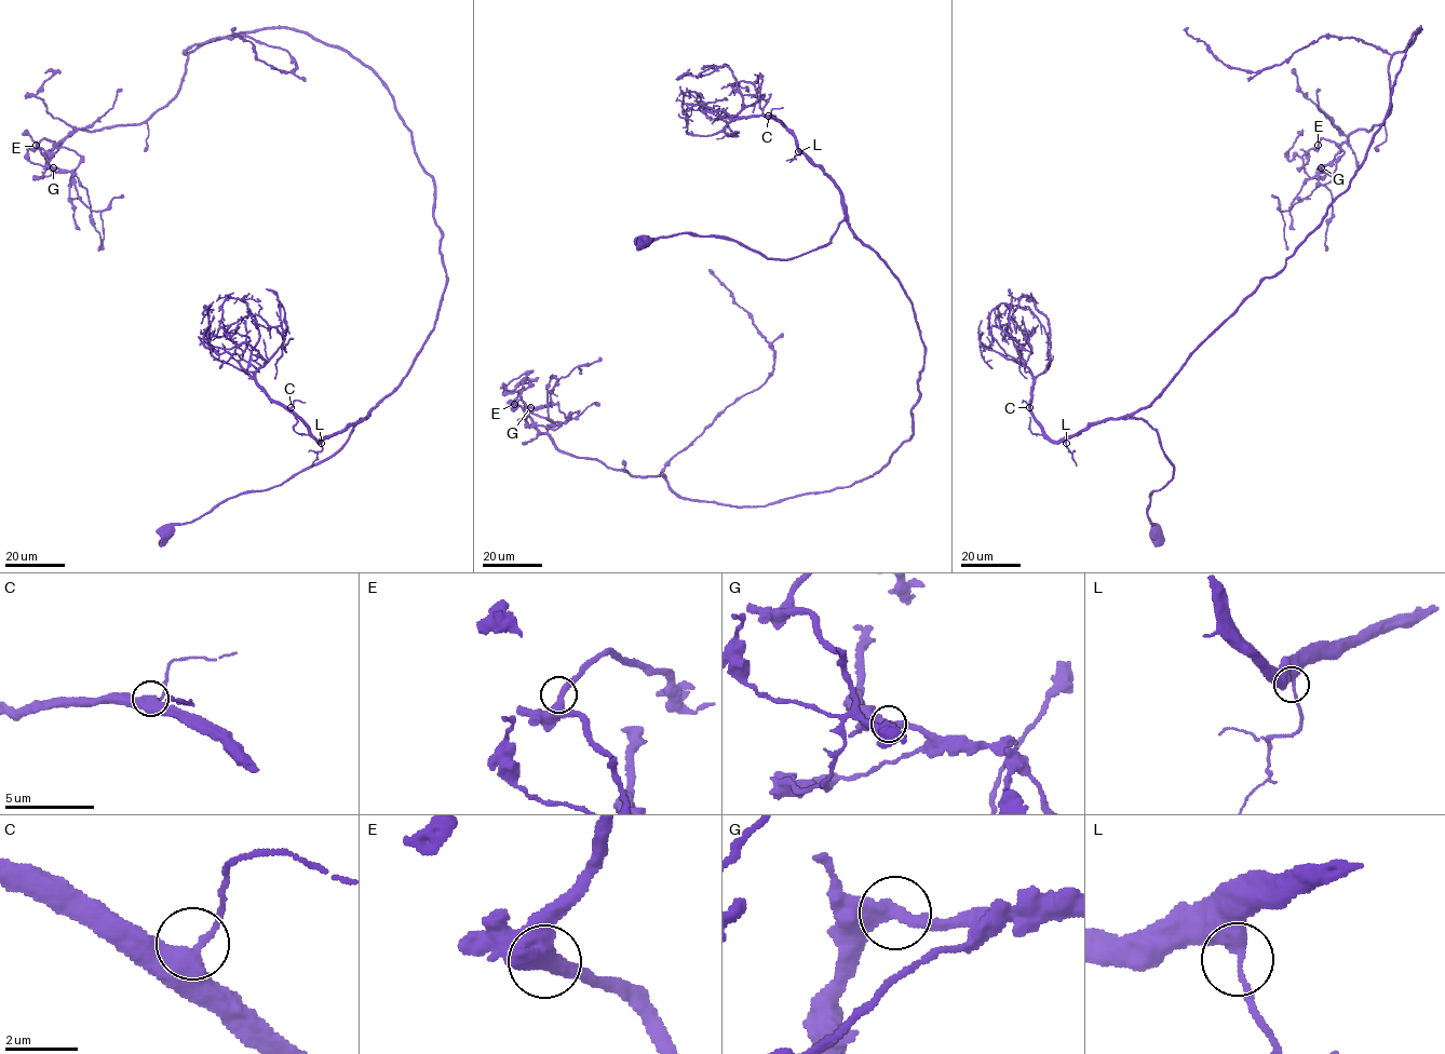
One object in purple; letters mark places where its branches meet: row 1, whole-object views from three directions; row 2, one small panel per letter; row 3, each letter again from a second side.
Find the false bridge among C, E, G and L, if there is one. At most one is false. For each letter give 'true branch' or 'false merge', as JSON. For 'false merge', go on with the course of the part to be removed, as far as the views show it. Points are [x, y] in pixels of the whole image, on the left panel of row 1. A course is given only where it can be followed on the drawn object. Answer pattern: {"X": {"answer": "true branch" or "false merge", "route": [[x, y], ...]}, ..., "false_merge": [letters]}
{"C": {"answer": "true branch"}, "E": {"answer": "true branch"}, "G": {"answer": "true branch"}, "L": {"answer": "true branch"}, "false_merge": []}

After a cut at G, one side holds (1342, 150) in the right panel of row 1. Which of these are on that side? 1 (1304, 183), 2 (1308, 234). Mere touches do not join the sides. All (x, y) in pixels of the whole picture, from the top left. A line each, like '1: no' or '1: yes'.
1: no
2: yes

